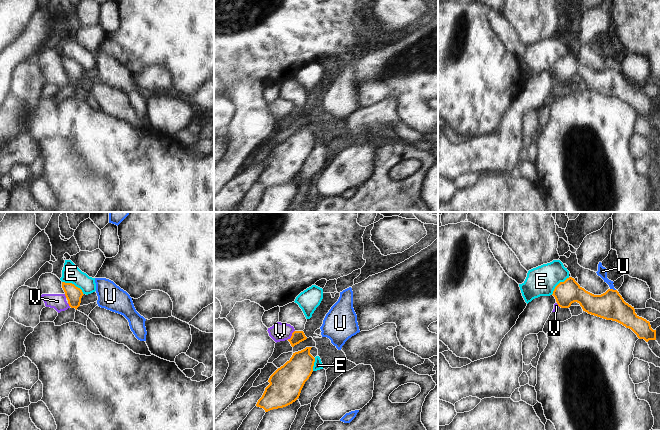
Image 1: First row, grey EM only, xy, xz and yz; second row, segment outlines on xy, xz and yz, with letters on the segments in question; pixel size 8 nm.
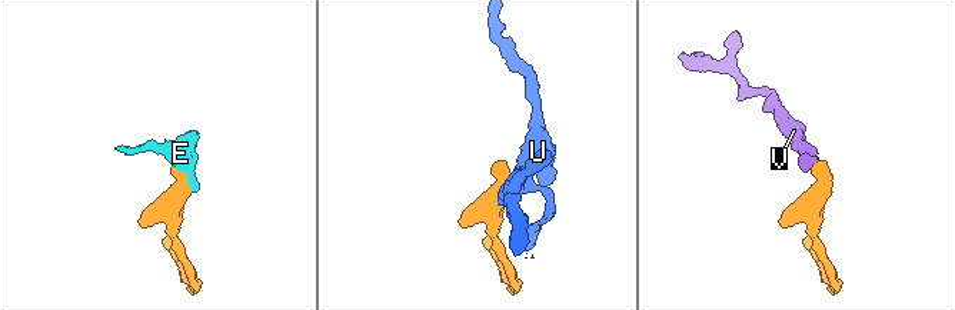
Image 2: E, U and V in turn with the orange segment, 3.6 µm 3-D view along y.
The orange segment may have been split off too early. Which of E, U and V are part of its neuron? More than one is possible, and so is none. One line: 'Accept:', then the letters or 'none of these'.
Accept: none of these

